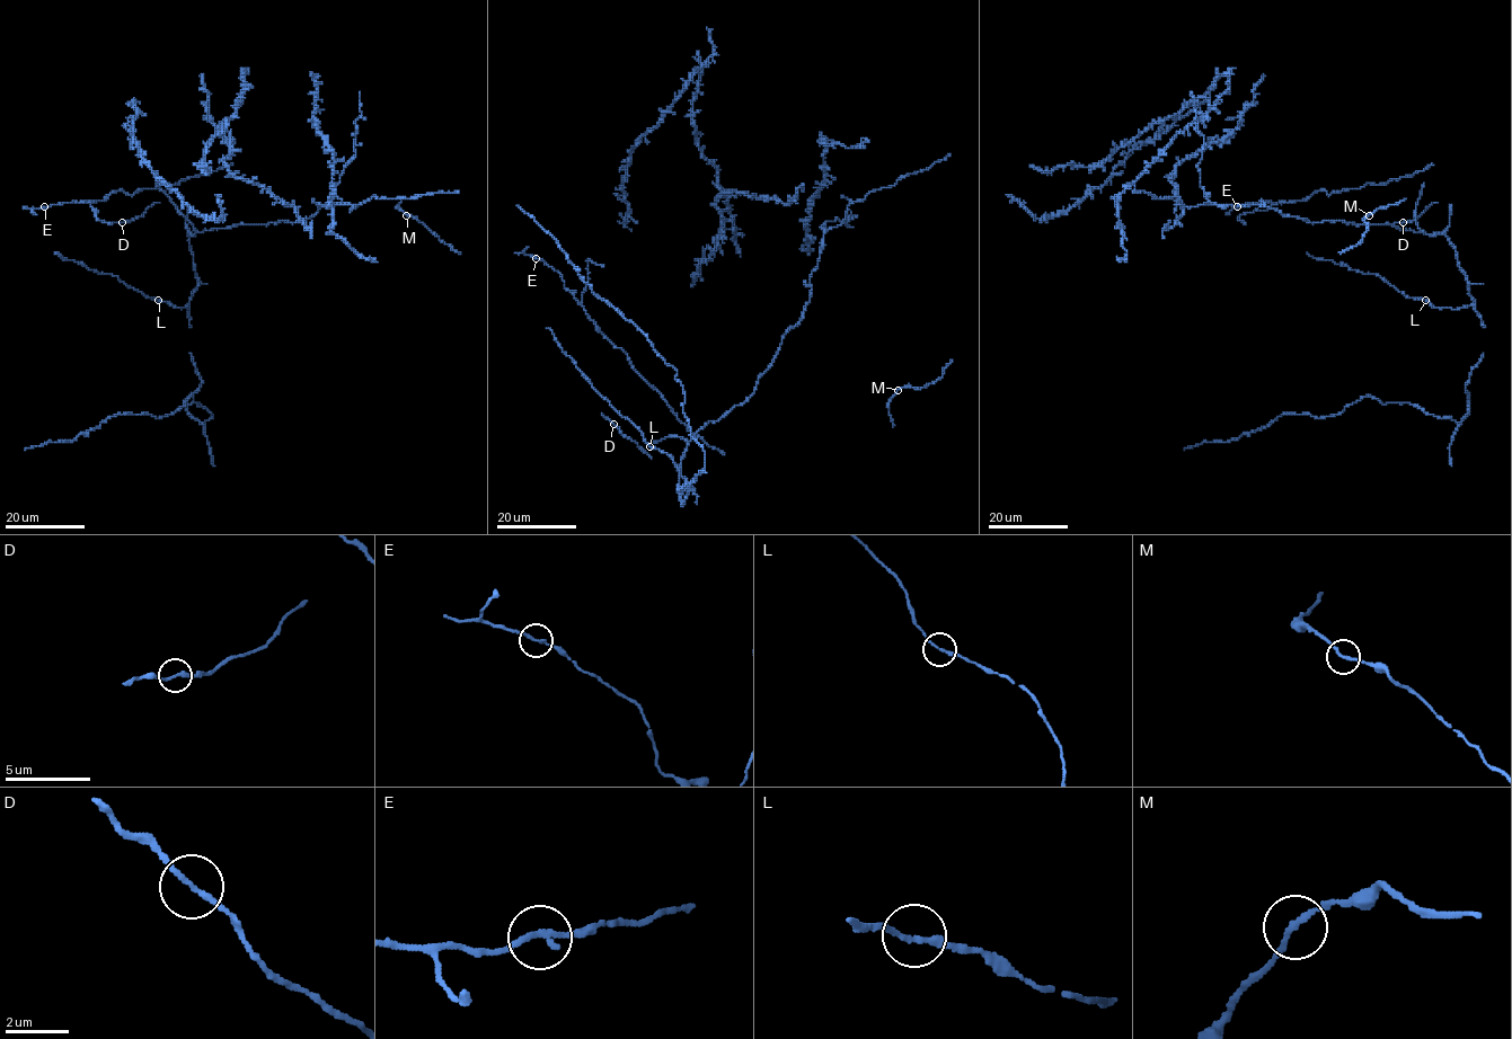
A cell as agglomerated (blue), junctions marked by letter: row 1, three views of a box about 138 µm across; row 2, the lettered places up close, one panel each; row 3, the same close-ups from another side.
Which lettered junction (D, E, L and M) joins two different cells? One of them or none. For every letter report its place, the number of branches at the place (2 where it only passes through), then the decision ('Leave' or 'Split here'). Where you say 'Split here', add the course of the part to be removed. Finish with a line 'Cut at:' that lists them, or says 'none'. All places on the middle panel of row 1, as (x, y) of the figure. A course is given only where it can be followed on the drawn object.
D: Place: (613, 424). Branches: 2. Leave
E: Place: (536, 258). Branches: 2. Leave
L: Place: (650, 446). Branches: 2. Leave
M: Place: (898, 390). Branches: 2. Leave
Cut at: none

